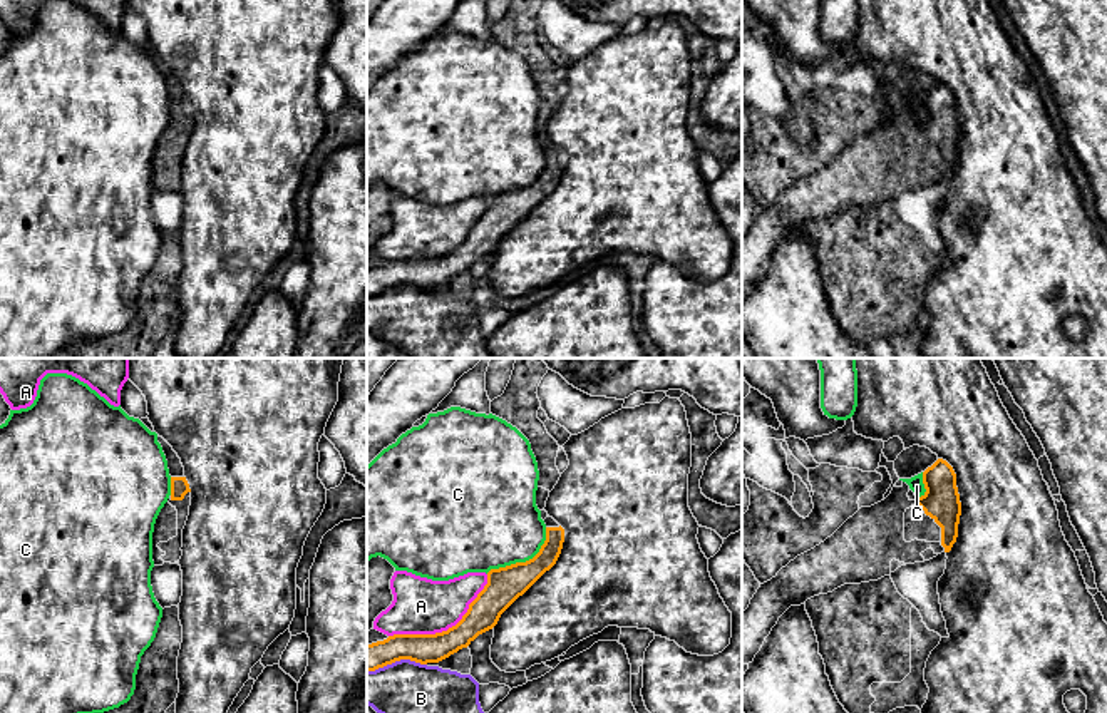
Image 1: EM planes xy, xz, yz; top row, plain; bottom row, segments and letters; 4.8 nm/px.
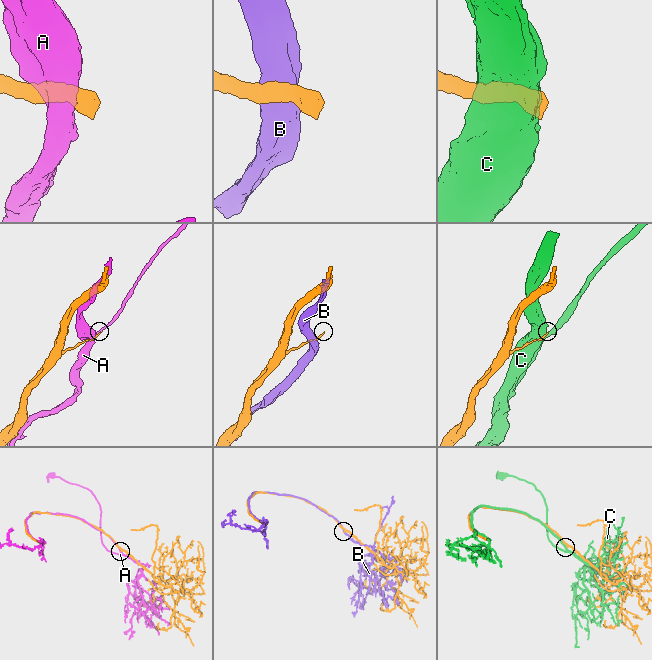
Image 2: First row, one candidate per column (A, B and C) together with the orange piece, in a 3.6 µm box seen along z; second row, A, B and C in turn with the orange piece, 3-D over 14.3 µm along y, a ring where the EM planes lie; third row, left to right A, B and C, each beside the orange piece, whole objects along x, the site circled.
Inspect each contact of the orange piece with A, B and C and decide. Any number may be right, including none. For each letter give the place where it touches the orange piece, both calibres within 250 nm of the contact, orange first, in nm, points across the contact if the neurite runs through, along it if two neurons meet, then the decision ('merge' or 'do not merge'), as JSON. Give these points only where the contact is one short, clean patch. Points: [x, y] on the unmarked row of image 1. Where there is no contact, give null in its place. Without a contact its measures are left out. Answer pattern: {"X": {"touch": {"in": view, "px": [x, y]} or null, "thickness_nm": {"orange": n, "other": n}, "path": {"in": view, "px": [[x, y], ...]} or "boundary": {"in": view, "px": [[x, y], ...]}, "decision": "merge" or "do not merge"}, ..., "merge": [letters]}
{"A": {"touch": {"in": "xz", "px": [447, 255]}, "thickness_nm": {"orange": 160, "other": 280}, "decision": "do not merge"}, "B": {"touch": {"in": "xz", "px": [396, 285]}, "thickness_nm": {"orange": 140, "other": 340}, "decision": "do not merge"}, "C": {"touch": {"in": "xz", "px": [523, 188]}, "thickness_nm": {"orange": 170, "other": 440}, "decision": "do not merge"}, "merge": []}

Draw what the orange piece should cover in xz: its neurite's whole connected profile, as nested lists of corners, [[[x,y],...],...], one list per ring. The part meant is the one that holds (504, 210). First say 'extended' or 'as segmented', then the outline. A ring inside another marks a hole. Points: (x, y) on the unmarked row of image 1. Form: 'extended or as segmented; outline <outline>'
extended; outline [[[549,141],[544,149],[546,166],[539,177],[526,187],[491,194],[487,209],[456,251],[435,259],[394,259],[367,269],[367,296],[400,285],[420,290],[439,288],[467,273],[479,259],[492,254],[501,239],[549,196],[561,179],[564,154]]]

